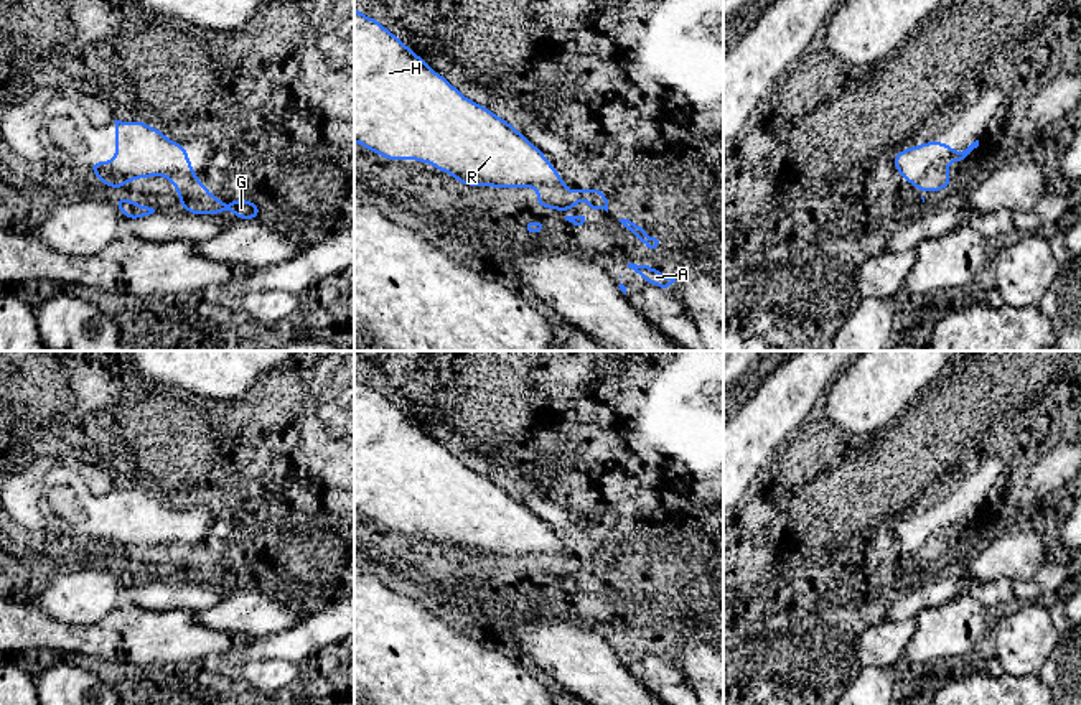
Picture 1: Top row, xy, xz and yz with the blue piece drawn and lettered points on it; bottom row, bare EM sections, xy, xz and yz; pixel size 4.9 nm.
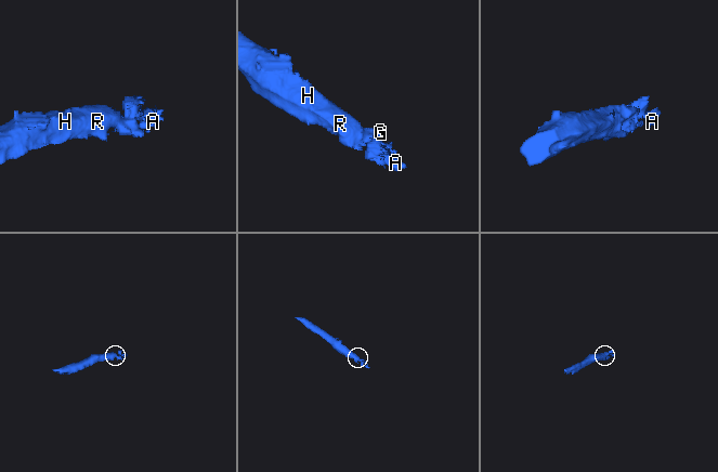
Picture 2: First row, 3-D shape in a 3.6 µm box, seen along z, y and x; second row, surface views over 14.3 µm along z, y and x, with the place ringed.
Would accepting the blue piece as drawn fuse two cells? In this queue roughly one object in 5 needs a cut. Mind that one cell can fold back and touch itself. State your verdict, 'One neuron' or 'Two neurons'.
One neuron

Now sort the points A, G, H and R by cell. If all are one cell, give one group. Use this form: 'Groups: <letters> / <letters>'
Groups: A G H R

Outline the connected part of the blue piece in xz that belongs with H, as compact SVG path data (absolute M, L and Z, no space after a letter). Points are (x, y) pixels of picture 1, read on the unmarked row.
M354 377L354 511L386 529L432 532L435 539L450 542L455 550L461 550L465 555L536 557L537 577L562 580L587 567L590 583L598 578L608 581L608 568L603 558L567 558L564 547L557 544L557 537L550 534L550 529L508 489L501 489L488 476L466 468L405 415L399 405L387 400L381 390L363 384L358 377Z

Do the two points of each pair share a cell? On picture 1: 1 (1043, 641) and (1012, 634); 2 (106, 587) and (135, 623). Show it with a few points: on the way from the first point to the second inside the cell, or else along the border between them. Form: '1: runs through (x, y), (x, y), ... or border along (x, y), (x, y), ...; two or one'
1: runs through (1035, 638), (1020, 634); one
2: border along (124, 598), (88, 626); two

